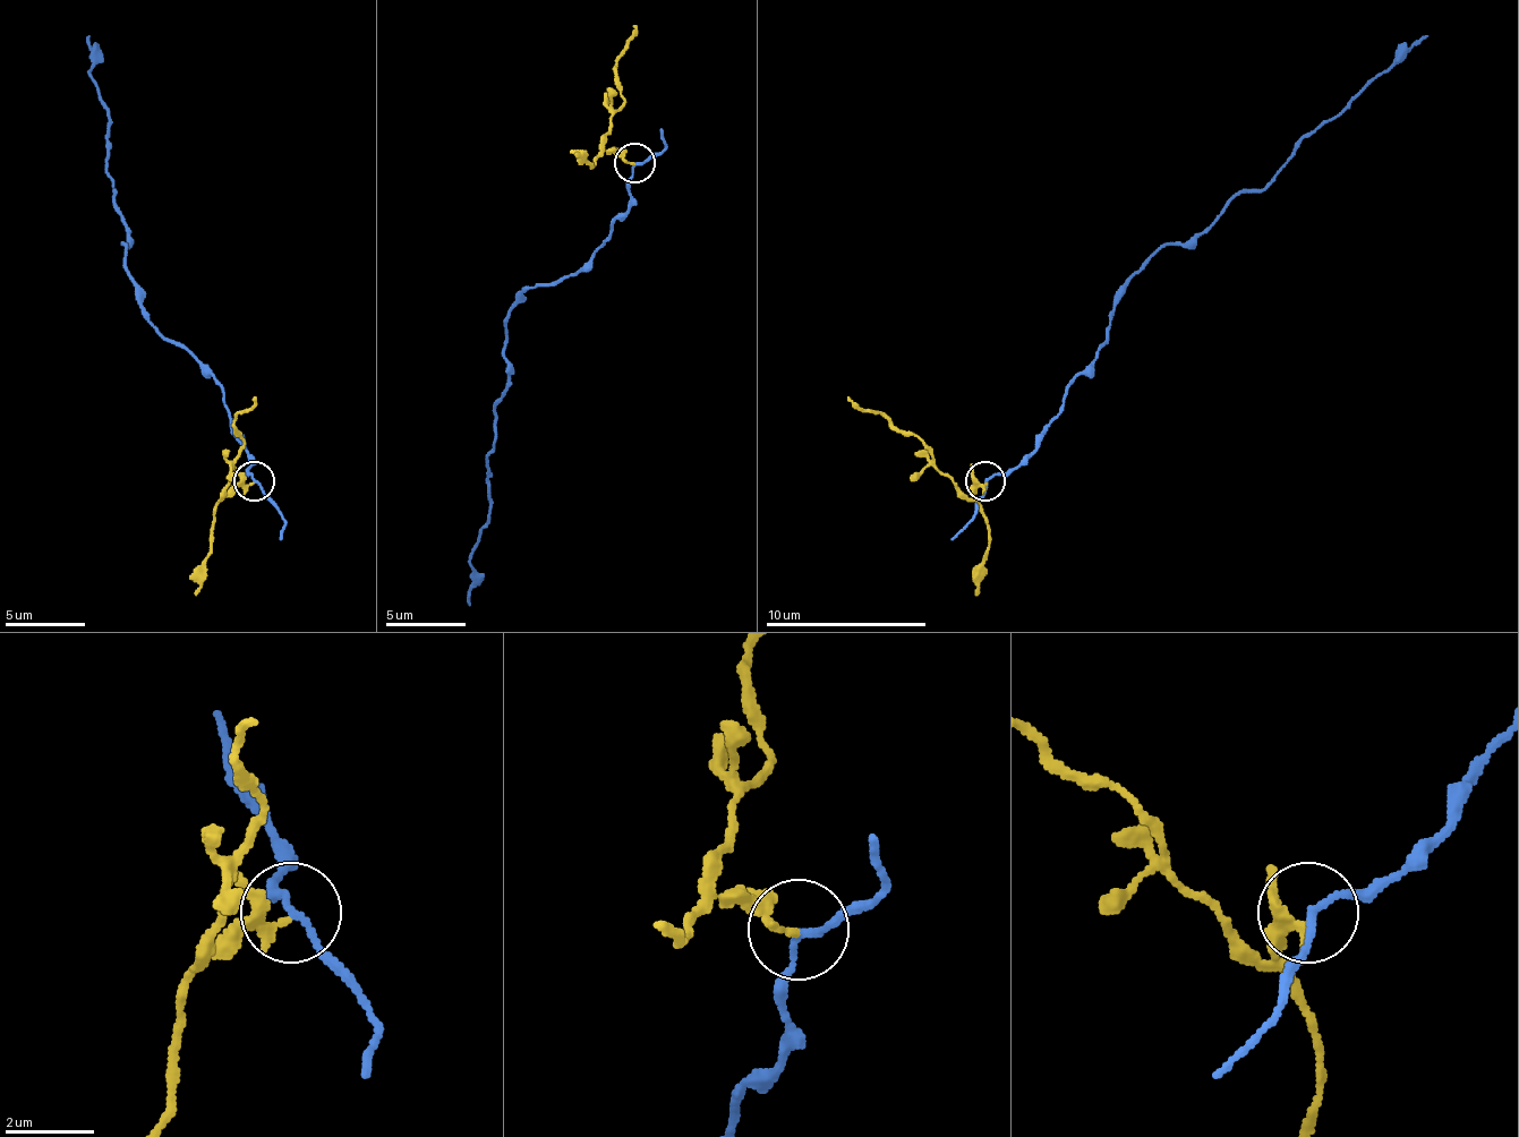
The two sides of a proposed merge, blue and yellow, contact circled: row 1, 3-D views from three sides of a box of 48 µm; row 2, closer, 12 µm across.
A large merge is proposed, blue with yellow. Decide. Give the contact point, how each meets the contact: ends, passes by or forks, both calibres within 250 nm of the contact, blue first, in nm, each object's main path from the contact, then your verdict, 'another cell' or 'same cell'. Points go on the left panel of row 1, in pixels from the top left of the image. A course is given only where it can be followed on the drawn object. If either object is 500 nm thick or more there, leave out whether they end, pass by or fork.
(254, 480) | blue passes by | yellow ends | 140/190 nm | blue via (255, 479), (223, 387), (159, 331), (126, 266), (105, 137), (110, 109), (90, 77), (90, 36) | yellow via (255, 484), (239, 484), (227, 496), (231, 468), (242, 447), (235, 419), (255, 395) | another cell

